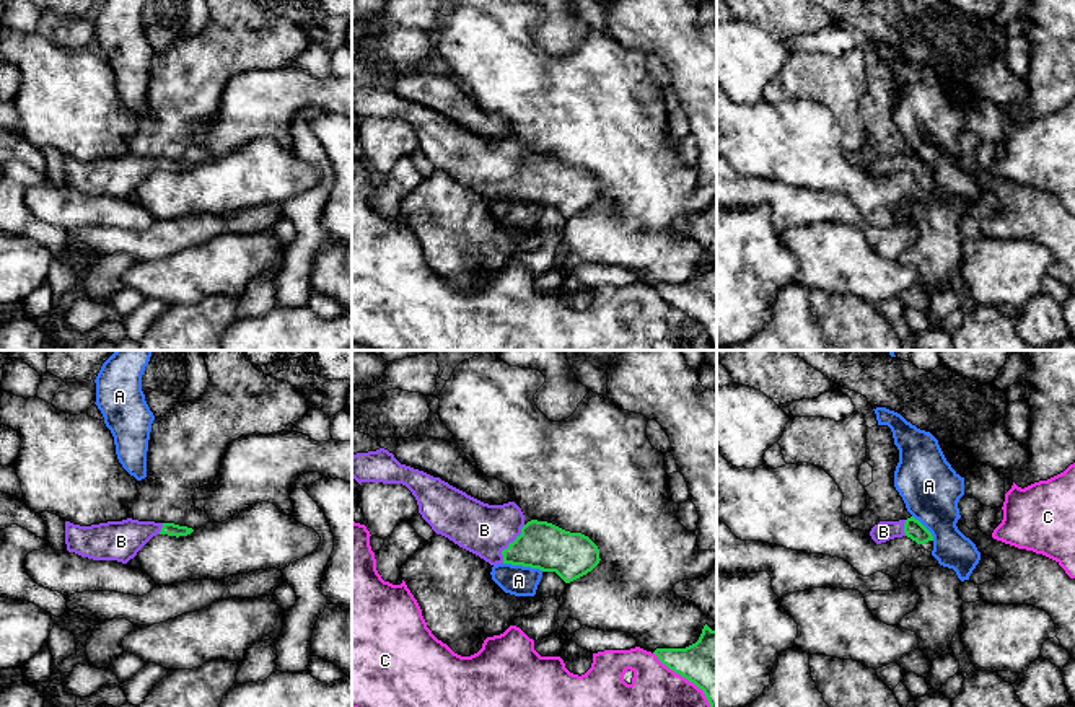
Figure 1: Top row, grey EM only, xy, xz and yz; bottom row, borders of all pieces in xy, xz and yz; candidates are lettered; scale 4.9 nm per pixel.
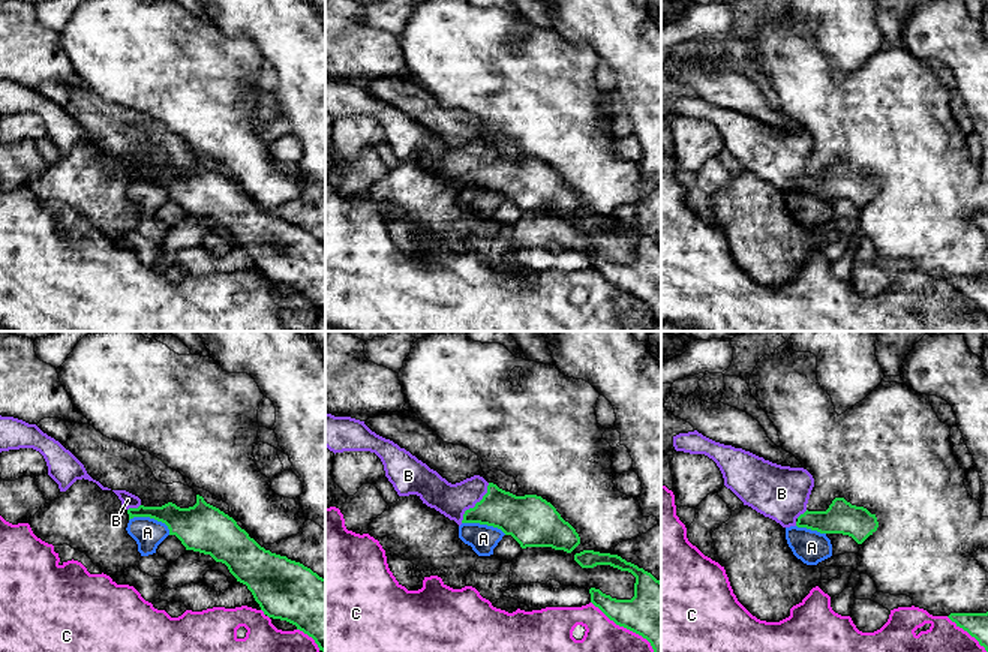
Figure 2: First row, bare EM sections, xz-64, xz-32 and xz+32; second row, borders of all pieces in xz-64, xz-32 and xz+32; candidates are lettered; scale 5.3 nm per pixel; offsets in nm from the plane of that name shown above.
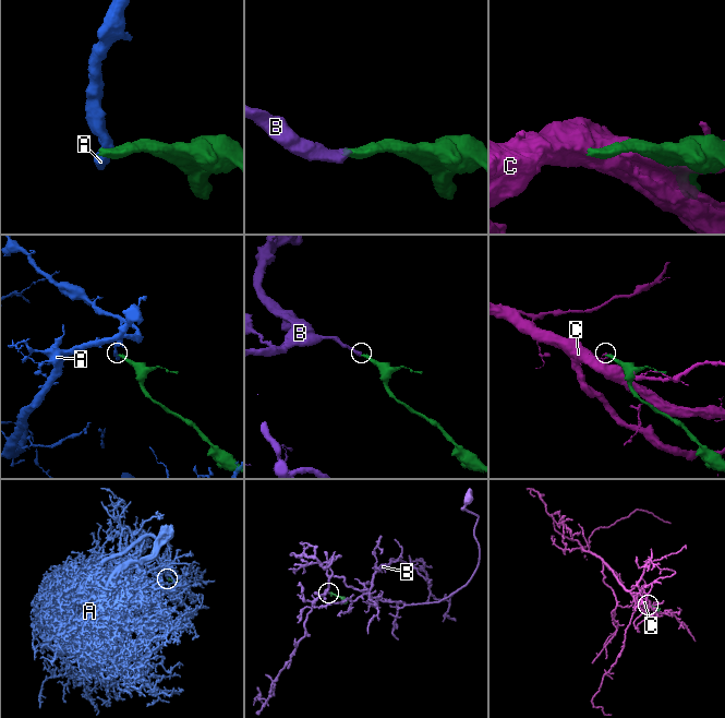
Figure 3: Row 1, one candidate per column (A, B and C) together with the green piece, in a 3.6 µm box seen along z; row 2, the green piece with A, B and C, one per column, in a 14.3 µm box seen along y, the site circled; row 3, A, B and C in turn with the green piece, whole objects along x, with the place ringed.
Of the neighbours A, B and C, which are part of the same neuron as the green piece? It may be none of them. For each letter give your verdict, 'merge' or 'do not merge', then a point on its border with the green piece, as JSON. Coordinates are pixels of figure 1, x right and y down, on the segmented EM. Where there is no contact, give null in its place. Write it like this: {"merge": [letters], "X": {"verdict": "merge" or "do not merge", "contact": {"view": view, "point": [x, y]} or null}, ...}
{"merge": ["B"], "A": {"verdict": "do not merge", "contact": {"view": "xz", "point": [523, 566]}}, "B": {"verdict": "merge", "contact": {"view": "xz", "point": [510, 543]}}, "C": {"verdict": "do not merge", "contact": {"view": "xz", "point": [684, 676]}}}

